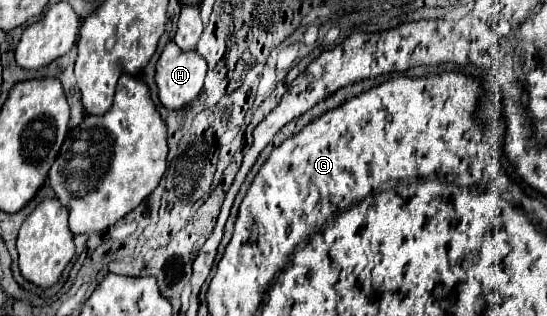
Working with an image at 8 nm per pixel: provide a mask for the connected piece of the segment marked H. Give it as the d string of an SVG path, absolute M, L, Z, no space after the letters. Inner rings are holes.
M169 41L157 61L157 95L165 109L183 109L203 89L207 63L195 51L181 51Z

